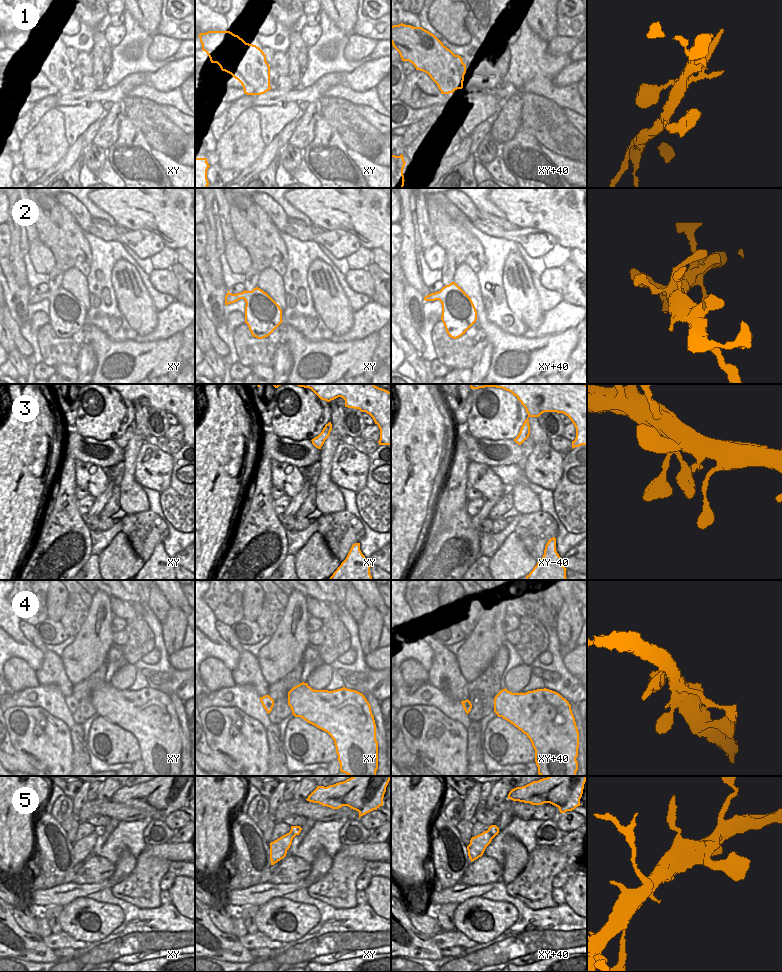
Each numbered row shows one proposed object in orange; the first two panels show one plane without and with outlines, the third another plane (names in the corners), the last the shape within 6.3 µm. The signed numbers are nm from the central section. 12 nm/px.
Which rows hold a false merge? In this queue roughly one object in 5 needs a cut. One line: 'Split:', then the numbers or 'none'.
Split: none.

